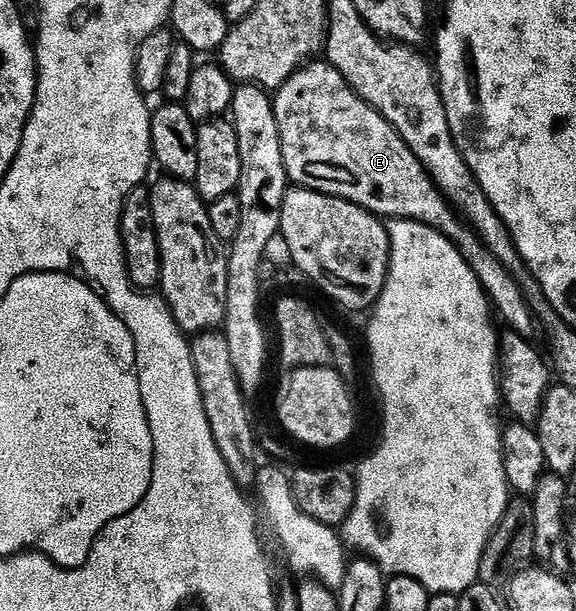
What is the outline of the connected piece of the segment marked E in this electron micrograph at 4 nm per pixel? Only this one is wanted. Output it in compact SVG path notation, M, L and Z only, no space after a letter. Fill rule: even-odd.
M325 60L311 61L295 71L291 78L277 89L272 101L276 124L280 128L284 168L295 187L348 200L383 220L407 218L413 222L426 222L432 228L436 228L458 247L464 260L468 260L484 292L490 297L491 307L501 319L504 318L509 325L507 327L525 338L533 339L534 334L537 335L537 319L514 278L480 241L473 229L463 224L442 192L434 185L434 179L430 177L429 172L420 164L420 160L416 160L416 156L412 156L408 144L400 140L392 124L388 124L388 120L384 120L384 116L380 116L380 112L373 110L363 98L356 96L354 89L346 83L344 76L340 76L340 72L336 72L336 68L332 68Z

